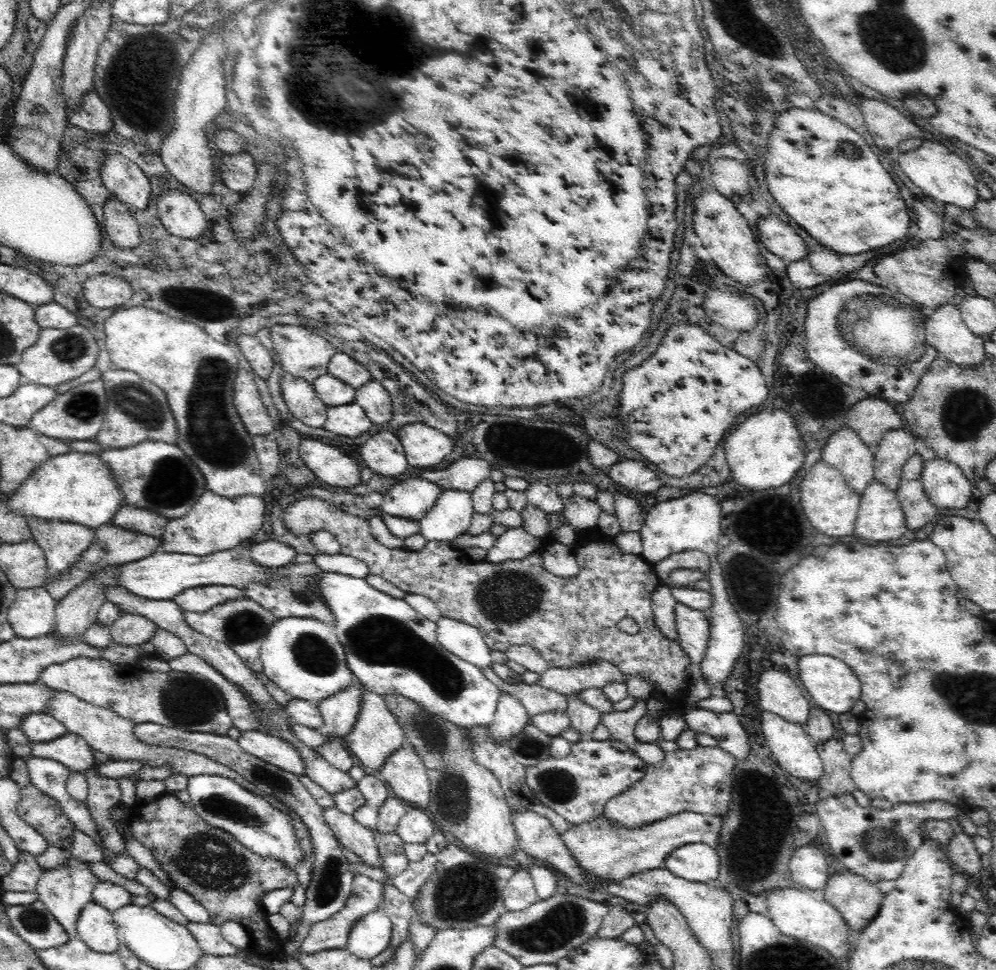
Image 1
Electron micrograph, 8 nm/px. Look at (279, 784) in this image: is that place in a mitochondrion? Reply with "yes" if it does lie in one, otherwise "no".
yes

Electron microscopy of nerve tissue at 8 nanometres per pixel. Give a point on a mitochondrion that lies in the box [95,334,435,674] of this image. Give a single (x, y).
(215, 443)

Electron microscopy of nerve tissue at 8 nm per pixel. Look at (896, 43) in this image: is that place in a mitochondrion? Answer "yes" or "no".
yes

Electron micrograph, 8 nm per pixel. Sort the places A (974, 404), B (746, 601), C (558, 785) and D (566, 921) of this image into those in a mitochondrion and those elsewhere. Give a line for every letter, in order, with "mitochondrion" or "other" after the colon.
A: mitochondrion
B: other
C: mitochondrion
D: mitochondrion

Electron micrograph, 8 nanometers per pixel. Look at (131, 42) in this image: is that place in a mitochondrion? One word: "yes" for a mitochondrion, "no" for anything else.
yes

